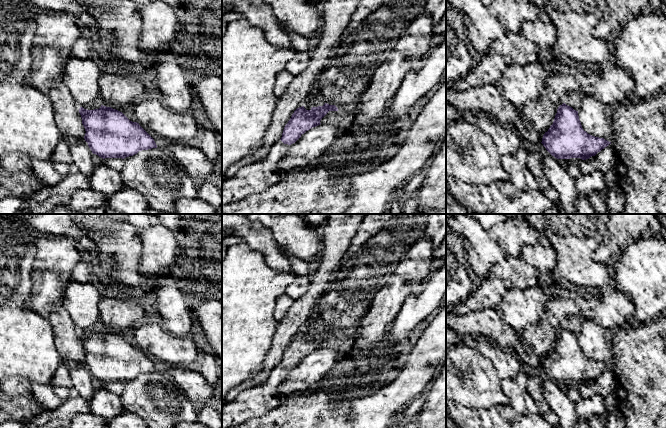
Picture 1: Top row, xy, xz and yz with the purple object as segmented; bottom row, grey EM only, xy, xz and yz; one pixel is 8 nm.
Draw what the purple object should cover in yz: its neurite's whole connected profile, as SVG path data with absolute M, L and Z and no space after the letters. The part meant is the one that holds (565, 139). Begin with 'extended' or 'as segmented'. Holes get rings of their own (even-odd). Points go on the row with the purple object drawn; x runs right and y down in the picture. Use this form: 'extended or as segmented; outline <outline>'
as segmented; outline M563 103L557 109L553 124L543 135L546 150L557 159L595 156L611 142L588 134L583 130L578 111Z

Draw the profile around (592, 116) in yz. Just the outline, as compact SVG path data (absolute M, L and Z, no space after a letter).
M584 95L578 111L582 128L588 134L612 142L613 128L605 114L605 105L592 95Z

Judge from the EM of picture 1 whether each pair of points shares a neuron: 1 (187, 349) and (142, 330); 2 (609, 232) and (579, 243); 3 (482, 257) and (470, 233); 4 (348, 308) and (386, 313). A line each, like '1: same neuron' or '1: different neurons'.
1: same neuron
2: different neurons
3: same neuron
4: different neurons

